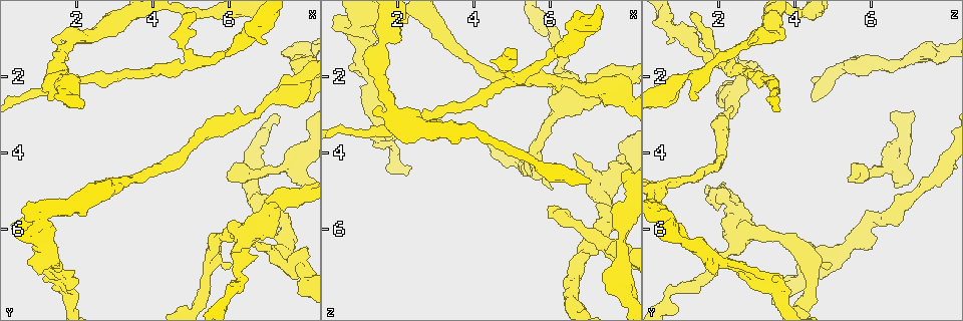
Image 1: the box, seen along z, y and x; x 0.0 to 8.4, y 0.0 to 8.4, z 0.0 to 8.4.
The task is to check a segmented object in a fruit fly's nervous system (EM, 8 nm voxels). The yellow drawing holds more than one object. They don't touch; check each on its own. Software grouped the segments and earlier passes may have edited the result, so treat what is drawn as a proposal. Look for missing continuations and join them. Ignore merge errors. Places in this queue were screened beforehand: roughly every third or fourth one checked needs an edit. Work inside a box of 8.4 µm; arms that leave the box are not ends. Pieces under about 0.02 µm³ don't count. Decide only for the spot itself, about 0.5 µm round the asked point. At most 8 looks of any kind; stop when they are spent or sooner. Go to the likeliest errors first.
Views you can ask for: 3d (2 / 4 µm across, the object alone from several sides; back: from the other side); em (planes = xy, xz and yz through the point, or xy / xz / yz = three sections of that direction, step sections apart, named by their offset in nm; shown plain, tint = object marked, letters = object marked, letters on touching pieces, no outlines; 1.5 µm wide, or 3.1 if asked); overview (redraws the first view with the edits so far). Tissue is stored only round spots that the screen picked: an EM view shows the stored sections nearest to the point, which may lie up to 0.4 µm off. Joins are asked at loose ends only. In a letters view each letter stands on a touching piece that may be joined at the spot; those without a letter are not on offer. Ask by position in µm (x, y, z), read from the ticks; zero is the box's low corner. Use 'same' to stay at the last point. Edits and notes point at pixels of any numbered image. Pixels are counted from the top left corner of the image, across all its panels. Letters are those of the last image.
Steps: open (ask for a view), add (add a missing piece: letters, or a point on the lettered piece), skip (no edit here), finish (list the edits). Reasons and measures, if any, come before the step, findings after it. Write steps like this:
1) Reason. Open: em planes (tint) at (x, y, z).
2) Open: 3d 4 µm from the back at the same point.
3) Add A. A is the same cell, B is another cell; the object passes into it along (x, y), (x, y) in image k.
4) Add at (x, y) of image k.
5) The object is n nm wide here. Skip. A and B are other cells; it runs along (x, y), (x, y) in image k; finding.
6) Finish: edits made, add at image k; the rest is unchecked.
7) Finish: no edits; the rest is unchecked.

Free end. Open: em yz step 4 (plain) at (6.00, 4.65, 5.40).

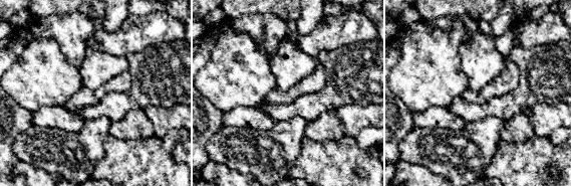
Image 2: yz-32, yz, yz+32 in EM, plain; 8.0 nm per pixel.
What lies round it. Open: em yz step 4 (letters) at the same point.

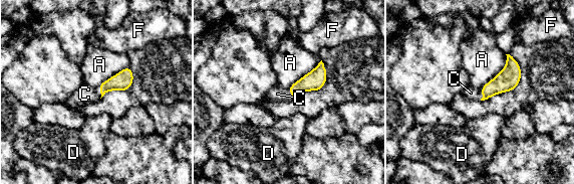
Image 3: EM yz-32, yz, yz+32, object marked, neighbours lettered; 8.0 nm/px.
Add C. C is the same cell, A, D and F are other cells; the object passes into it along (122, 80), (100, 93), (84, 94) in image 3; the neuron continues.

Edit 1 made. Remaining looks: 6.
Open: overview.

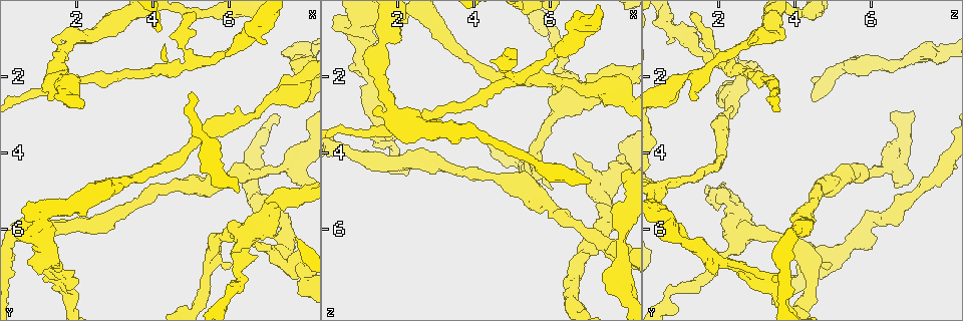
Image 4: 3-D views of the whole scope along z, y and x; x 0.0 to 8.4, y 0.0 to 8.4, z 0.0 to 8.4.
Branch stops here. Open: em planes (tint) at (1.40, 1.15, 2.95).

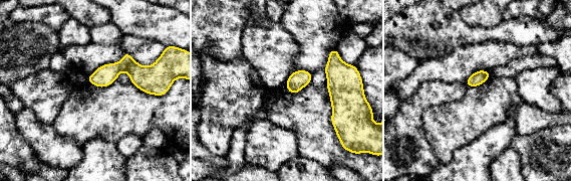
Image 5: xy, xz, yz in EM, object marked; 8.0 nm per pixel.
What lies round it. Open: em planes (letters) at the same point.

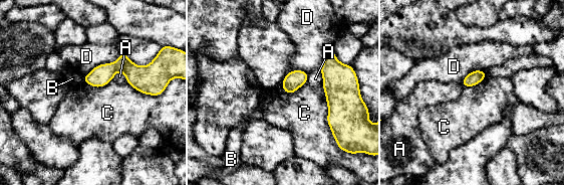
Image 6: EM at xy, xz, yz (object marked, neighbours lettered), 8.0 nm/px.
Skip. A, B, C and D are other cells; a border runs along (321, 84), (327, 124), (334, 137) in image 6; none of them fits.

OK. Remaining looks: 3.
Finish: edits made, add at image 3; the rest is unchecked.

